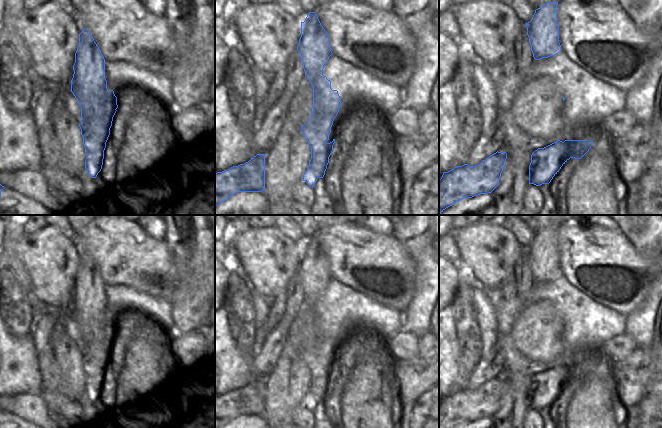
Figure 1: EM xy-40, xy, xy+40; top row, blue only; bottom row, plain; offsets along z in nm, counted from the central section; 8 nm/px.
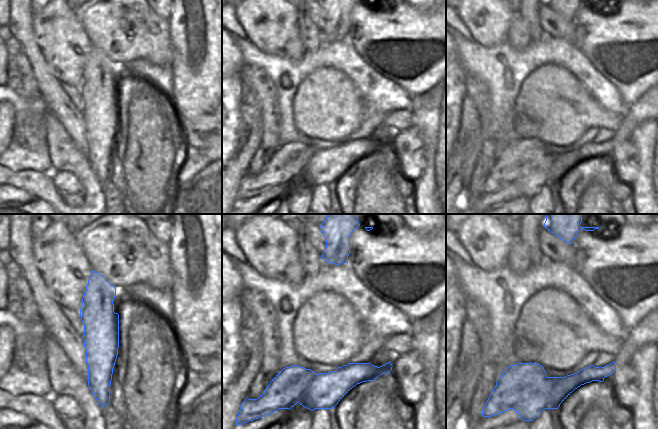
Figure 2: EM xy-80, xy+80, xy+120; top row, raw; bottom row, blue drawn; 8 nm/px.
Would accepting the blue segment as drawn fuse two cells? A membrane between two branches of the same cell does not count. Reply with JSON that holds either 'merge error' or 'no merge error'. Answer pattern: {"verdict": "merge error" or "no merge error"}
{"verdict": "merge error"}

